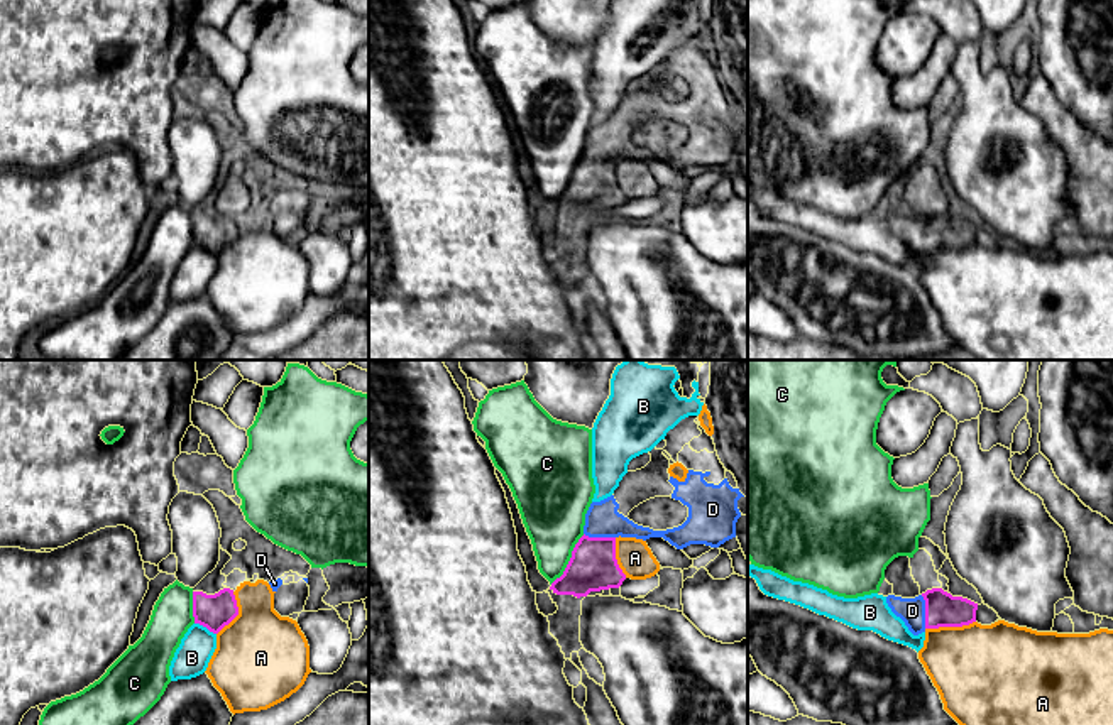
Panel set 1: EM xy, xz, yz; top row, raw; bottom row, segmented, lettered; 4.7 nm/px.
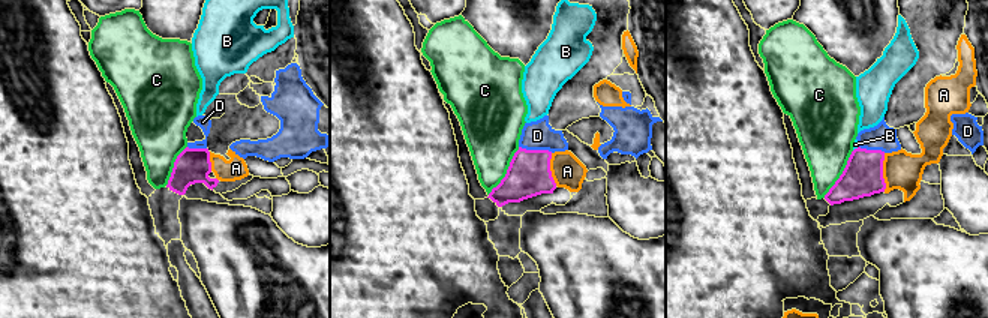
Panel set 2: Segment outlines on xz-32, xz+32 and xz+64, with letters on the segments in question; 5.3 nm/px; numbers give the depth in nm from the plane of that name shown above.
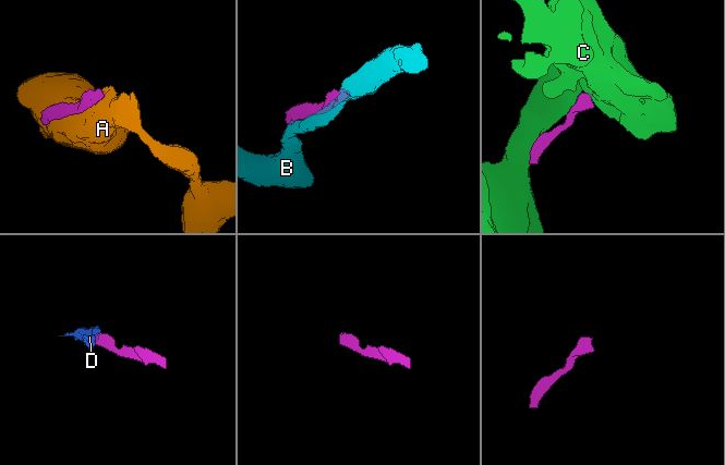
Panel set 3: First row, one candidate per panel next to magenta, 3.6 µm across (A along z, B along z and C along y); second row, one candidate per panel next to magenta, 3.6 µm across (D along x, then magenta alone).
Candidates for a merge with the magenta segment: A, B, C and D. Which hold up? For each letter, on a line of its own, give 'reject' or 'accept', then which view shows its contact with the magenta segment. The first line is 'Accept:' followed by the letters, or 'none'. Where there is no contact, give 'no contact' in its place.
Accept: D
A: reject; meets magenta in yz
B: reject; meets magenta in xy
C: reject; meets magenta in xz
D: accept; meets magenta in yz

